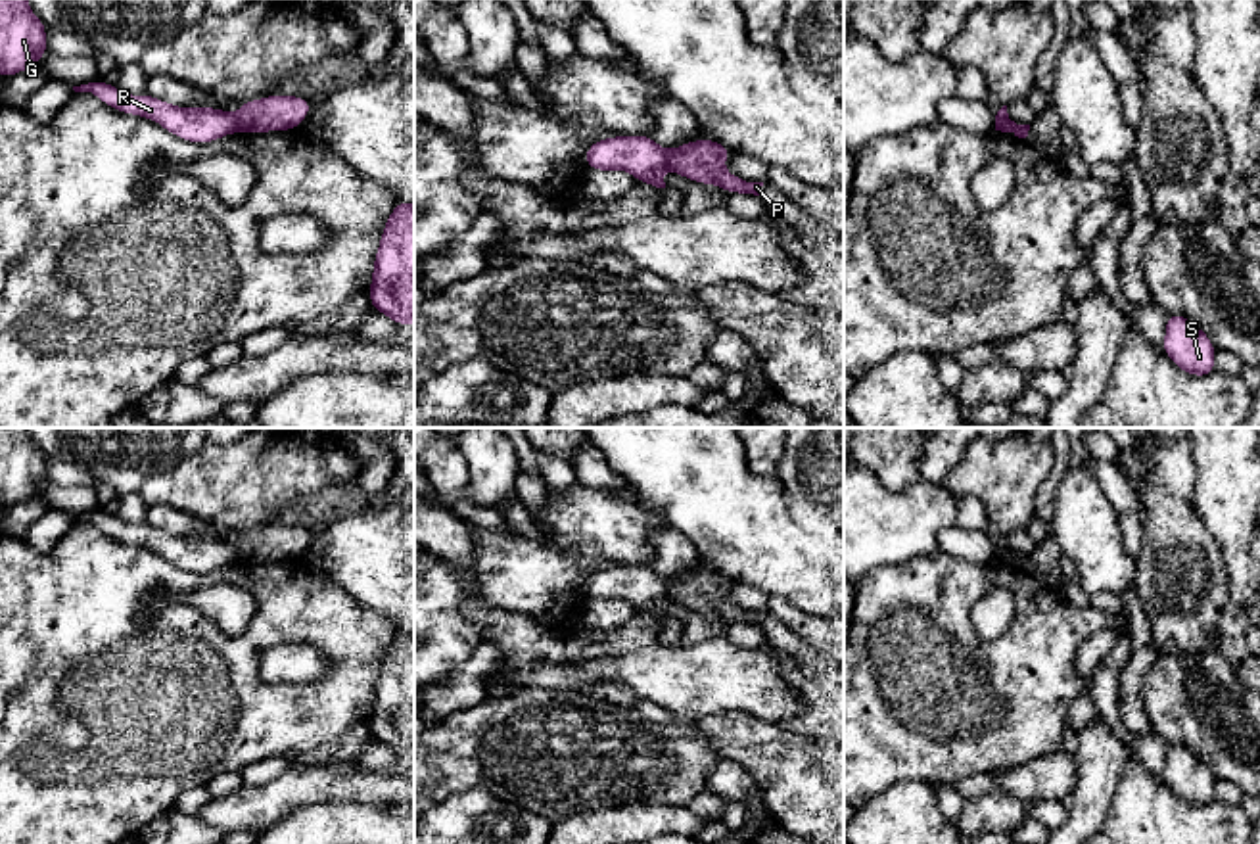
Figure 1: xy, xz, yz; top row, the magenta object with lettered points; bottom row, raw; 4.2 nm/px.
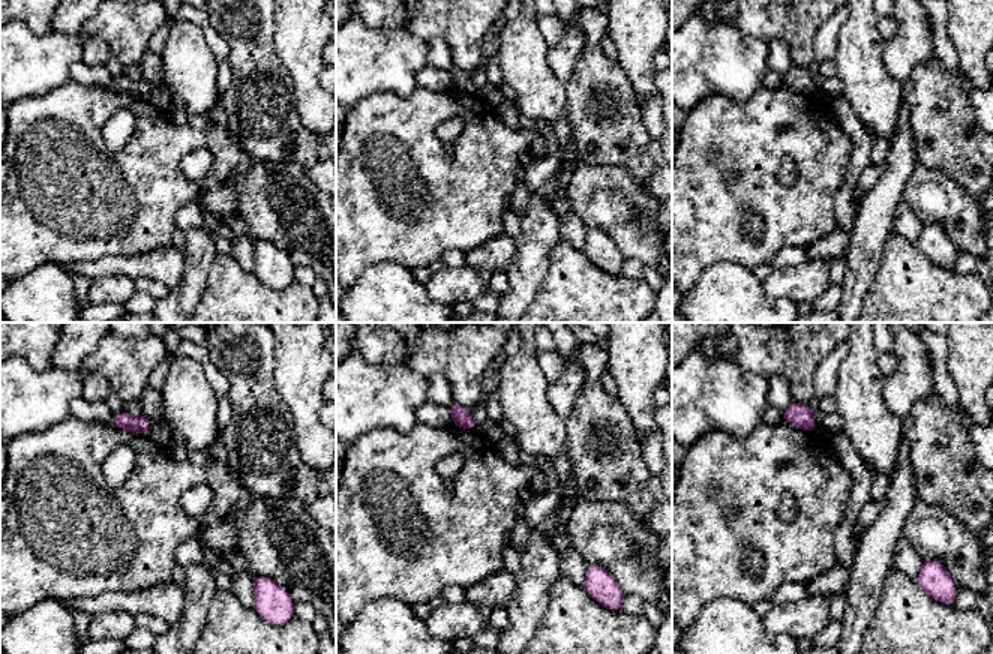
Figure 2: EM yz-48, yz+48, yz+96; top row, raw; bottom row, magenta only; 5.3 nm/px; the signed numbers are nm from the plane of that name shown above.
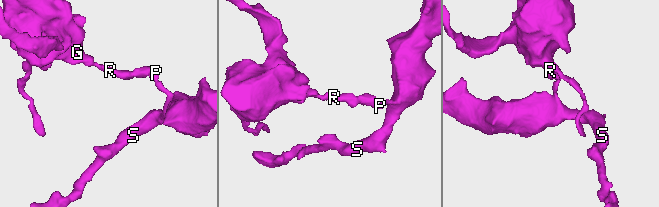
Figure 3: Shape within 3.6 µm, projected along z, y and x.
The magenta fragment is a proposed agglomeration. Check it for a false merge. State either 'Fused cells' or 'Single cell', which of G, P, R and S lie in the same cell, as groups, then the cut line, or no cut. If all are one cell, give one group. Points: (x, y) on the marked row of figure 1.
Fused cells. Groups: G R / P S. Split along xz (666, 150), (668, 165)

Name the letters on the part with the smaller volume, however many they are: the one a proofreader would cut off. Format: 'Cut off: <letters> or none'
Cut off: P, S

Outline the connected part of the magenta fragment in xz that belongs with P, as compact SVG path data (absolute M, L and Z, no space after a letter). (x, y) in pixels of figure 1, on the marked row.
M690 140L667 150L667 167L688 180L717 184L729 194L759 196L763 182L746 182L723 167L723 161L731 153L733 152L717 140Z

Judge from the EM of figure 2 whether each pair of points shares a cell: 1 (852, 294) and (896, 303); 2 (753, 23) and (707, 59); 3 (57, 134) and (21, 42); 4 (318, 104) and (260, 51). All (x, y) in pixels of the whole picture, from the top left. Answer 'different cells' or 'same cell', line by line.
1: different cells
2: different cells
3: different cells
4: different cells

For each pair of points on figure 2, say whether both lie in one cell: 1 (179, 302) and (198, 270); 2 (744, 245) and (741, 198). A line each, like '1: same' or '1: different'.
1: same
2: same

